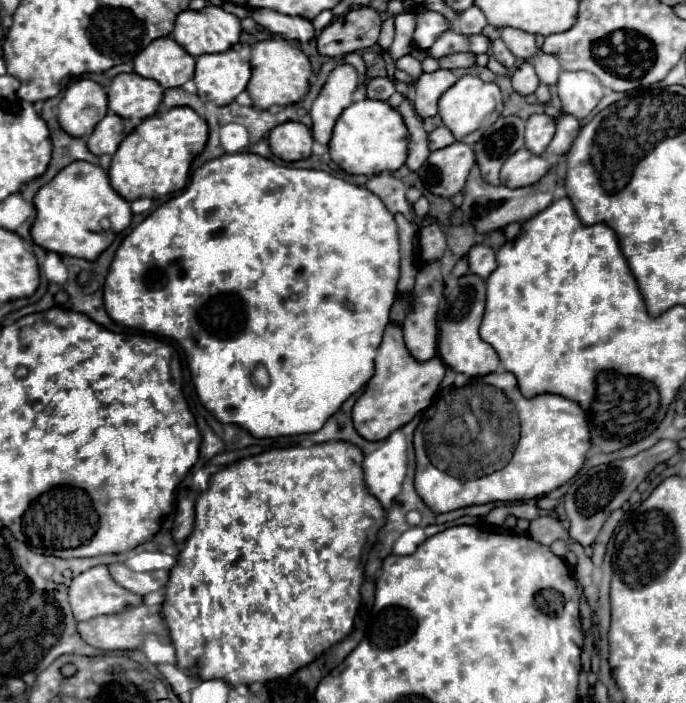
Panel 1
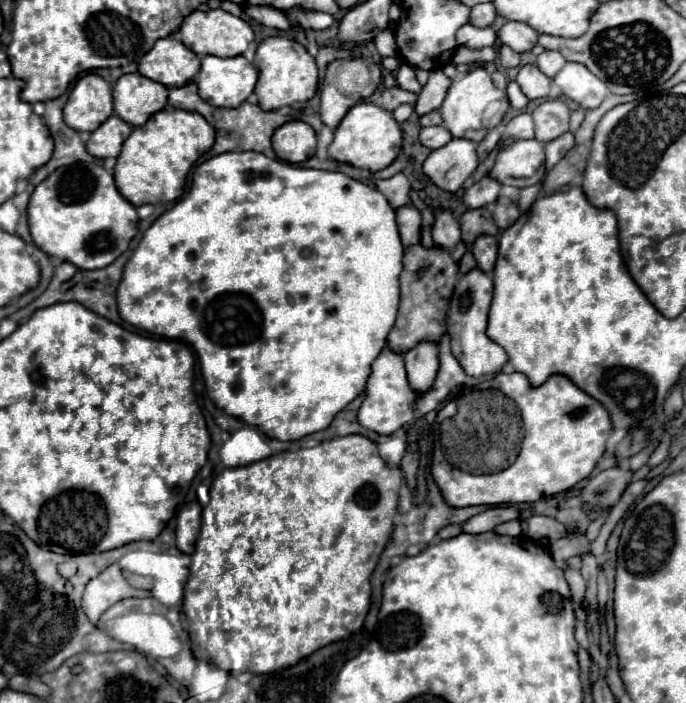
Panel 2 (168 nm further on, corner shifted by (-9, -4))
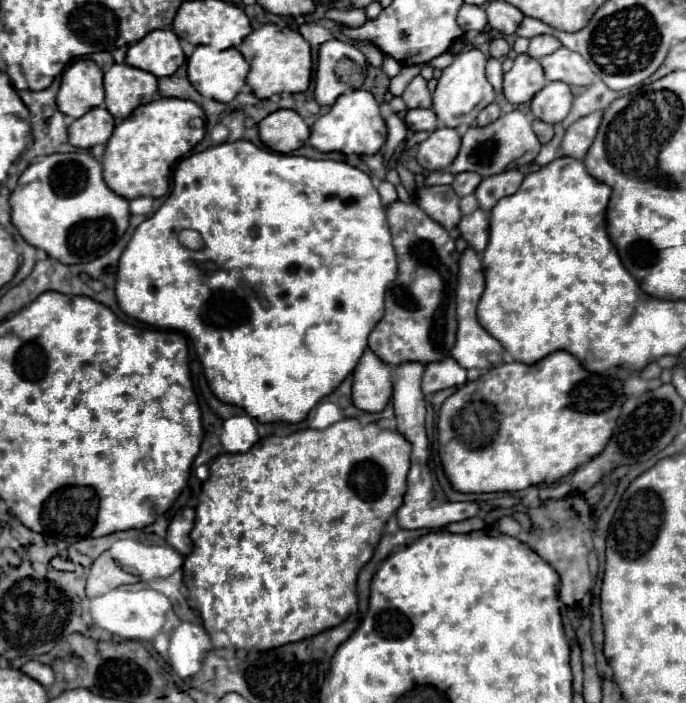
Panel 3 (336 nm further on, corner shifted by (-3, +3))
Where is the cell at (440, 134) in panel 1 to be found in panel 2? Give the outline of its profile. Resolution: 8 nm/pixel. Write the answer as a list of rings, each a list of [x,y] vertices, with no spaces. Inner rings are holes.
[[[427,126],[419,130],[419,142],[431,150],[445,146],[451,138],[453,136],[445,126]]]

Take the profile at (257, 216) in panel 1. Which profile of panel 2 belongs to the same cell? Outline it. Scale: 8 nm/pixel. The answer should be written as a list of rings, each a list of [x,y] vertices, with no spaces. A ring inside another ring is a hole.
[[[225,152],[195,168],[189,192],[171,210],[159,216],[143,234],[143,240],[125,264],[123,278],[117,288],[117,306],[125,322],[141,330],[147,330],[155,336],[185,340],[187,344],[195,346],[207,394],[227,414],[241,418],[249,426],[259,428],[269,438],[299,440],[307,434],[325,430],[331,424],[333,416],[365,390],[371,364],[385,348],[387,334],[397,316],[399,274],[403,270],[401,260],[403,244],[395,222],[395,210],[389,206],[385,196],[381,196],[381,192],[377,192],[374,187],[353,180],[343,172],[293,166],[287,162],[271,160],[261,152]]]

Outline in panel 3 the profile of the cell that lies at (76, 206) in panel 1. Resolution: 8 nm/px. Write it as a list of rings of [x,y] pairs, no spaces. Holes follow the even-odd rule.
[[[89,151],[39,157],[19,177],[19,183],[9,197],[9,203],[11,221],[19,229],[23,239],[33,247],[43,249],[49,257],[67,265],[87,263],[105,255],[129,227],[129,201],[125,197],[119,197],[105,185],[103,167]]]

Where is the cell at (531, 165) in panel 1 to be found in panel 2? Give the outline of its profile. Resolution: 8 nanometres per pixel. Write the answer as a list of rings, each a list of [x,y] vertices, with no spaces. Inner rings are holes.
[[[535,138],[515,140],[513,144],[501,148],[495,158],[495,166],[487,176],[493,176],[499,184],[509,184],[523,188],[535,184],[545,174],[545,150]]]

